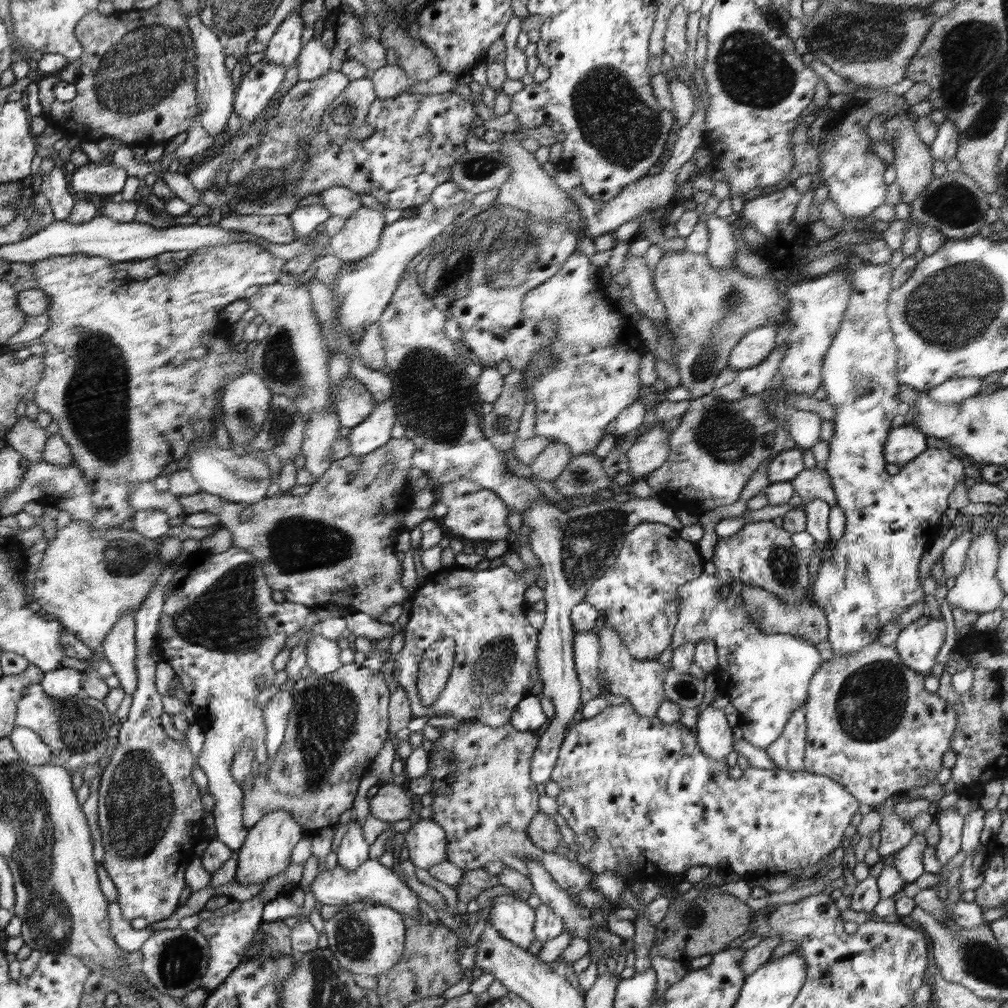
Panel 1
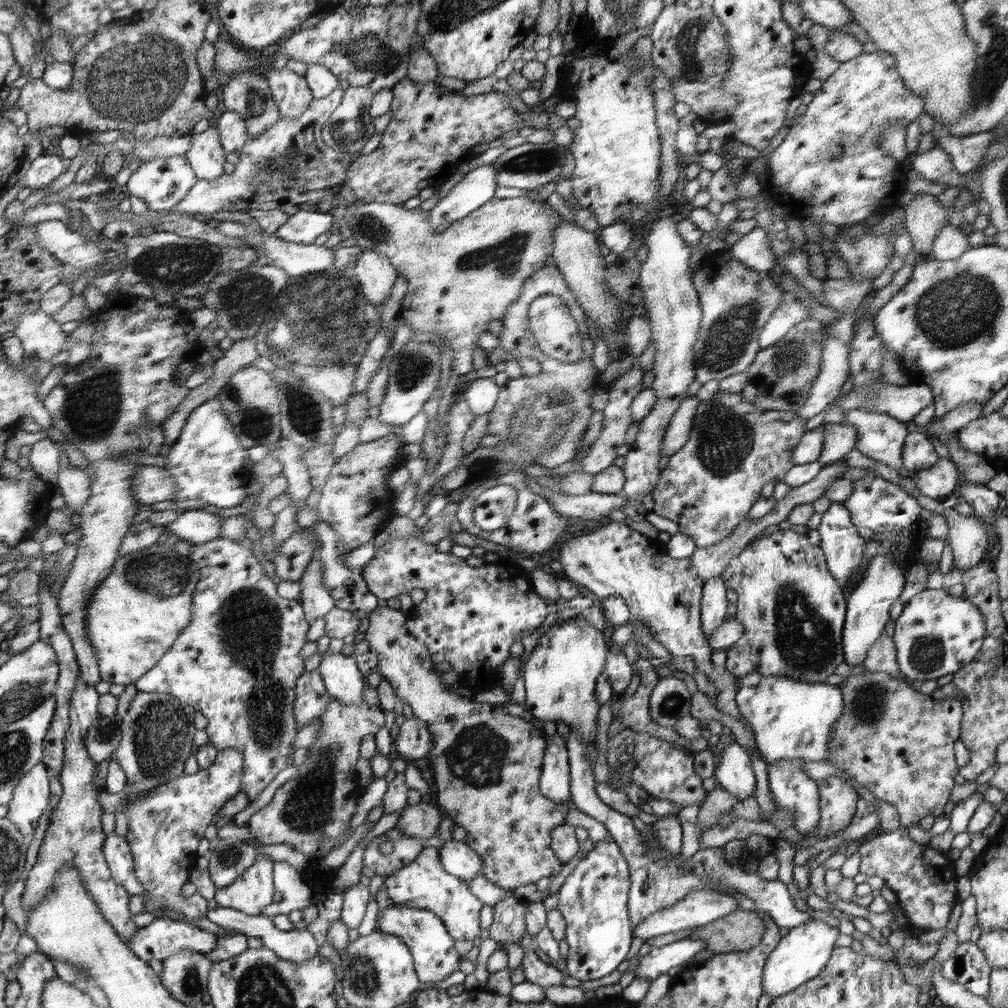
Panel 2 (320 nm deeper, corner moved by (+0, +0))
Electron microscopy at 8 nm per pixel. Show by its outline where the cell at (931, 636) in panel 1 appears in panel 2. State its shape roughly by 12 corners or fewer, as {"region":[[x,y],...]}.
{"region":[[924,589],[895,620],[914,681],[958,672],[986,636],[965,596]]}

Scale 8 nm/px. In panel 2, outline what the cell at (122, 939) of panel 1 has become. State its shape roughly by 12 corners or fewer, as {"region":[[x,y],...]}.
{"region":[[155,918],[131,938],[146,963],[177,952],[210,954],[217,936],[192,924]]}

